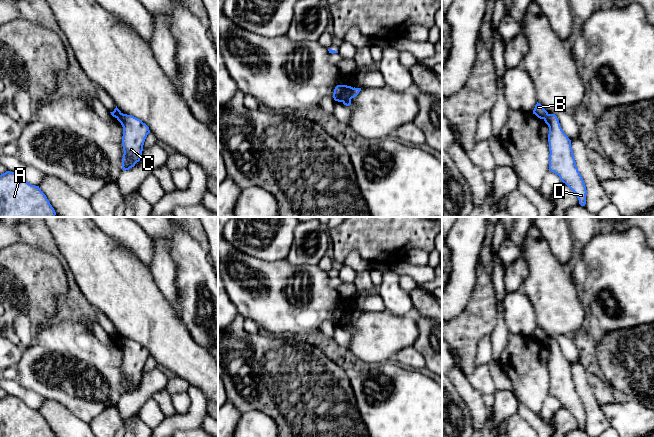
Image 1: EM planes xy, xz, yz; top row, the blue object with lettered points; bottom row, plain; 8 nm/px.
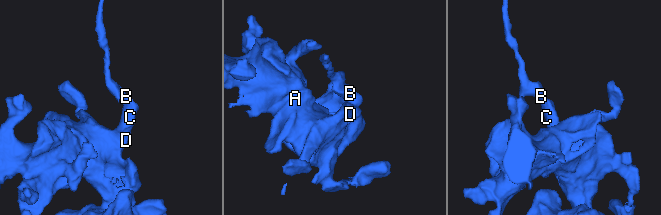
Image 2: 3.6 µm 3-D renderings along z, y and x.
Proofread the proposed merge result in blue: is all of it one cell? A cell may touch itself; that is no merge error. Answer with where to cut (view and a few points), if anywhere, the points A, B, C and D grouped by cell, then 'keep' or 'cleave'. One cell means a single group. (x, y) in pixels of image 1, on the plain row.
cut xz (352, 311), (351, 318), (343, 326); groups A C D / B; cleave

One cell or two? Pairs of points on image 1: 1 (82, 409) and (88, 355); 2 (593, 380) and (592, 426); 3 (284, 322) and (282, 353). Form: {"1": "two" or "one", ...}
{"1": "one", "2": "two", "3": "two"}

